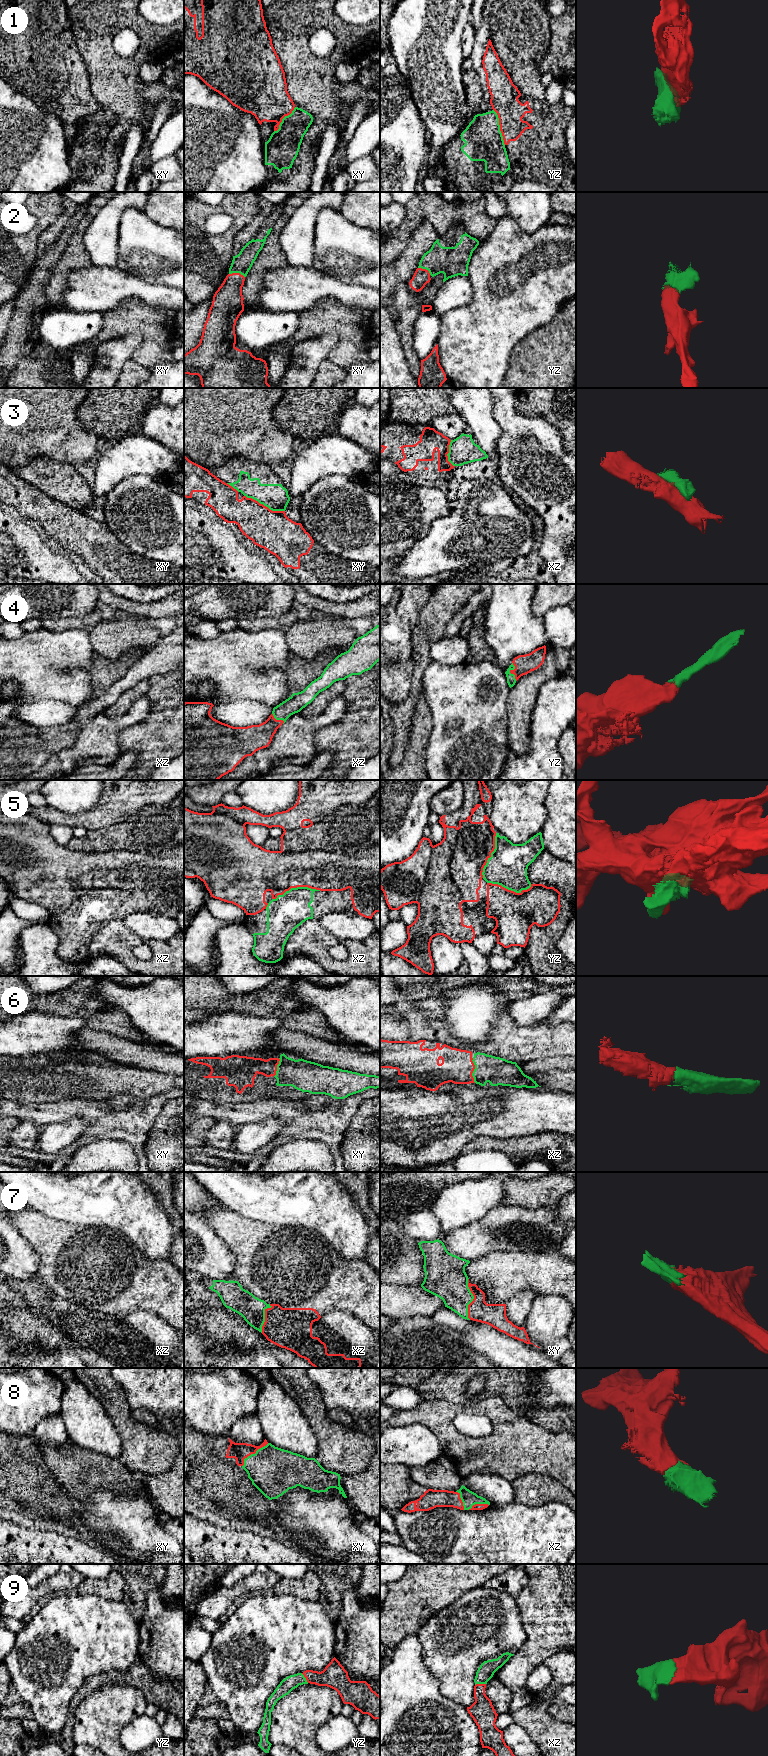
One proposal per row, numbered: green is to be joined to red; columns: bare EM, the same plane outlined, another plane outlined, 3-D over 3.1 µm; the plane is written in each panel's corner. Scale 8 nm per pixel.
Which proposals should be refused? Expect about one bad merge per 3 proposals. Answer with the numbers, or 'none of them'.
1, 3

